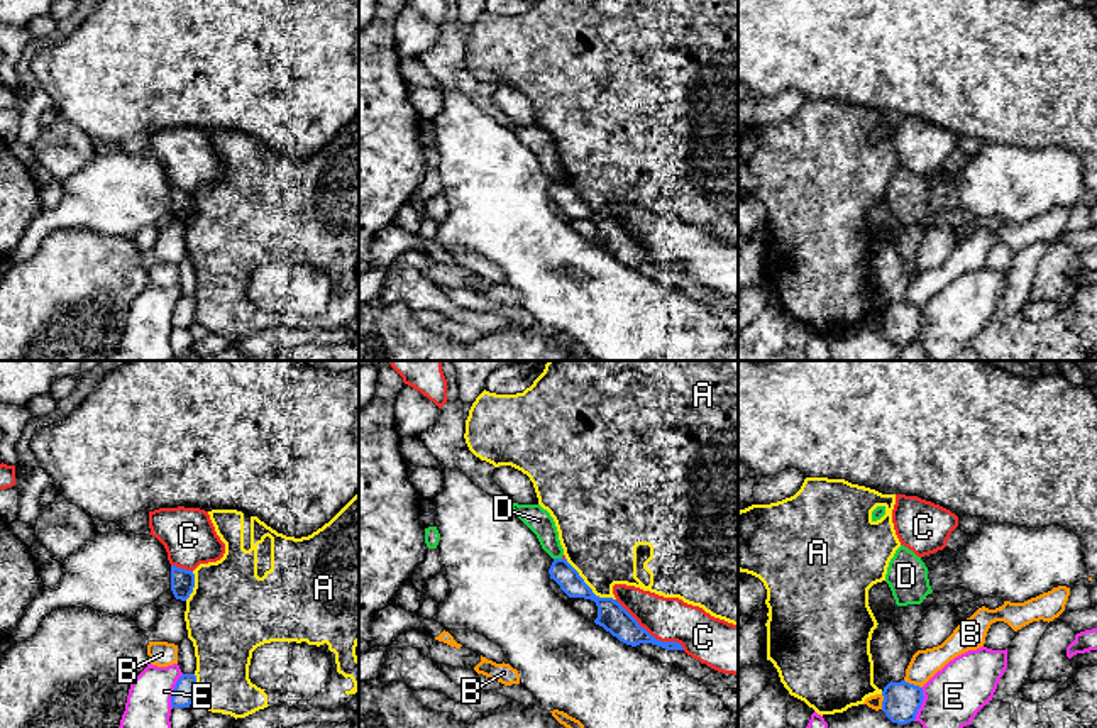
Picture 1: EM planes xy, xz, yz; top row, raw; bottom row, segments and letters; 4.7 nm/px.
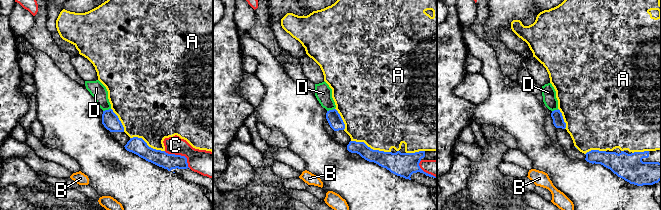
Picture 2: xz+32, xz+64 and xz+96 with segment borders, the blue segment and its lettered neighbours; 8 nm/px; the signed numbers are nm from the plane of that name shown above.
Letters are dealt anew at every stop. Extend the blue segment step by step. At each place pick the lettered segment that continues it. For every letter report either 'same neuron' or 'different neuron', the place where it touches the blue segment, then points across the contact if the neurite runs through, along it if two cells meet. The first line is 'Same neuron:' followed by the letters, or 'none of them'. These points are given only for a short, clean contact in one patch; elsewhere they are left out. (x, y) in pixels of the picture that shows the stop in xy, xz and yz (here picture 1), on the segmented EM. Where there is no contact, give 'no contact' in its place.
Same neuron: none of them
A: different neuron | xz (588, 586)
B: different neuron | yz (913, 684)
C: different neuron | xz (649, 634)
D: different neuron | xz (557, 559) | along xz (554, 557), (561, 559)
E: different neuron | xy (173, 691)

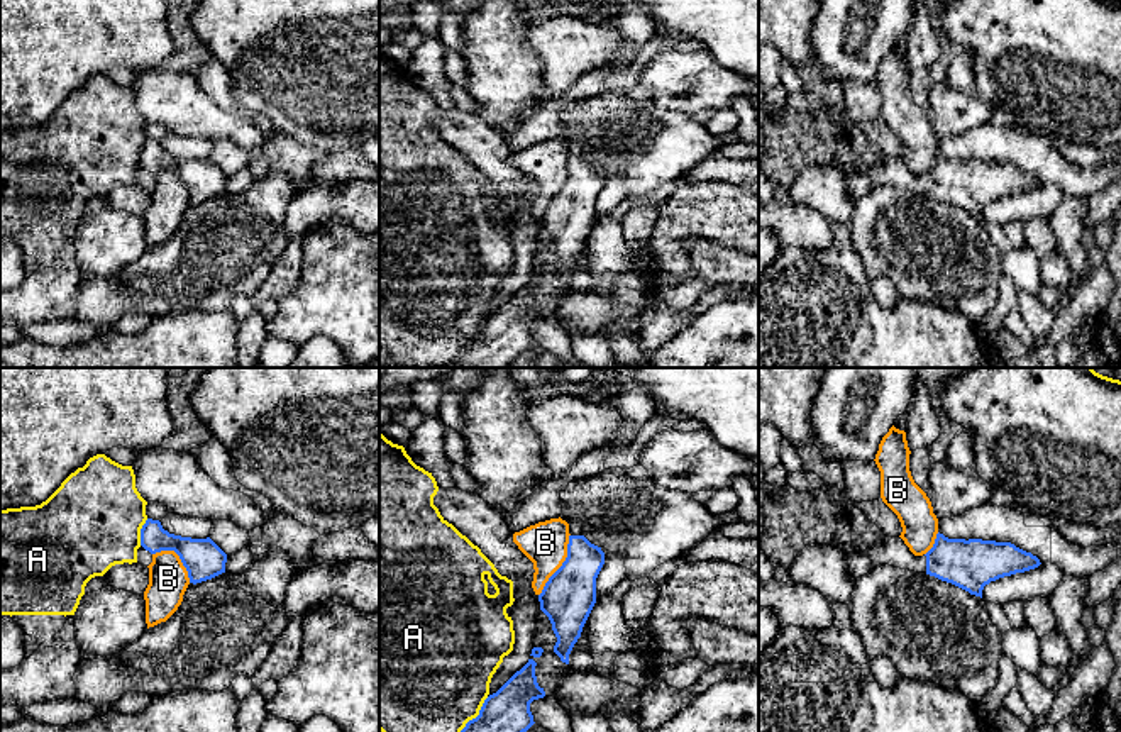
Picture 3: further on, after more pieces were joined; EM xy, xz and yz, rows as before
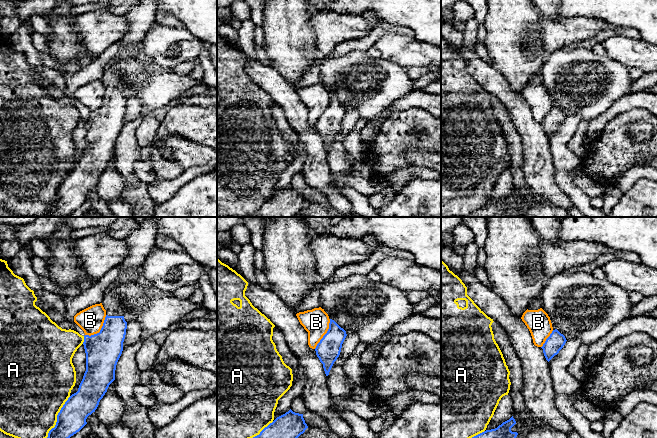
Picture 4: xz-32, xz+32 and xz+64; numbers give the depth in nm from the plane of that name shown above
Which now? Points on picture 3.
Same neuron: none of them
A: different neuron | xz (478, 715)
B: different neuron | xz (563, 565) | along xz (569, 534), (566, 560), (539, 595)

